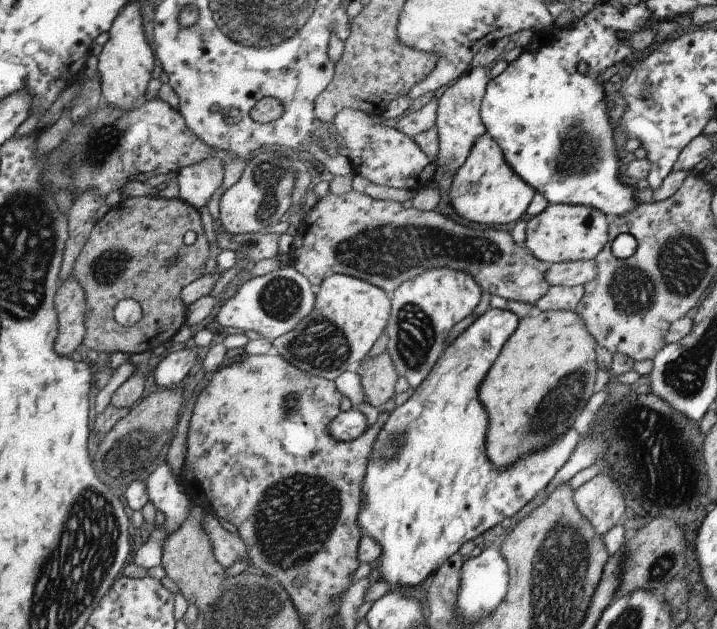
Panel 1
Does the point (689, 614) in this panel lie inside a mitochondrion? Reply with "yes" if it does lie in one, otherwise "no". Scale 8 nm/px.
no

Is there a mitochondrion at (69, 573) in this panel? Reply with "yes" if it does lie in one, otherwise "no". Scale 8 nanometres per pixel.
yes

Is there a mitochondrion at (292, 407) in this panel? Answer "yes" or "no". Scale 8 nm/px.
yes

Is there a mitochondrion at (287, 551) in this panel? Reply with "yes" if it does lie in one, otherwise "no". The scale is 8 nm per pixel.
yes

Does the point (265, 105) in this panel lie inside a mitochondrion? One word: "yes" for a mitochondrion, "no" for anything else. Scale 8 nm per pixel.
no

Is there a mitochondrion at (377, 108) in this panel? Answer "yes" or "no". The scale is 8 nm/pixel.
no

